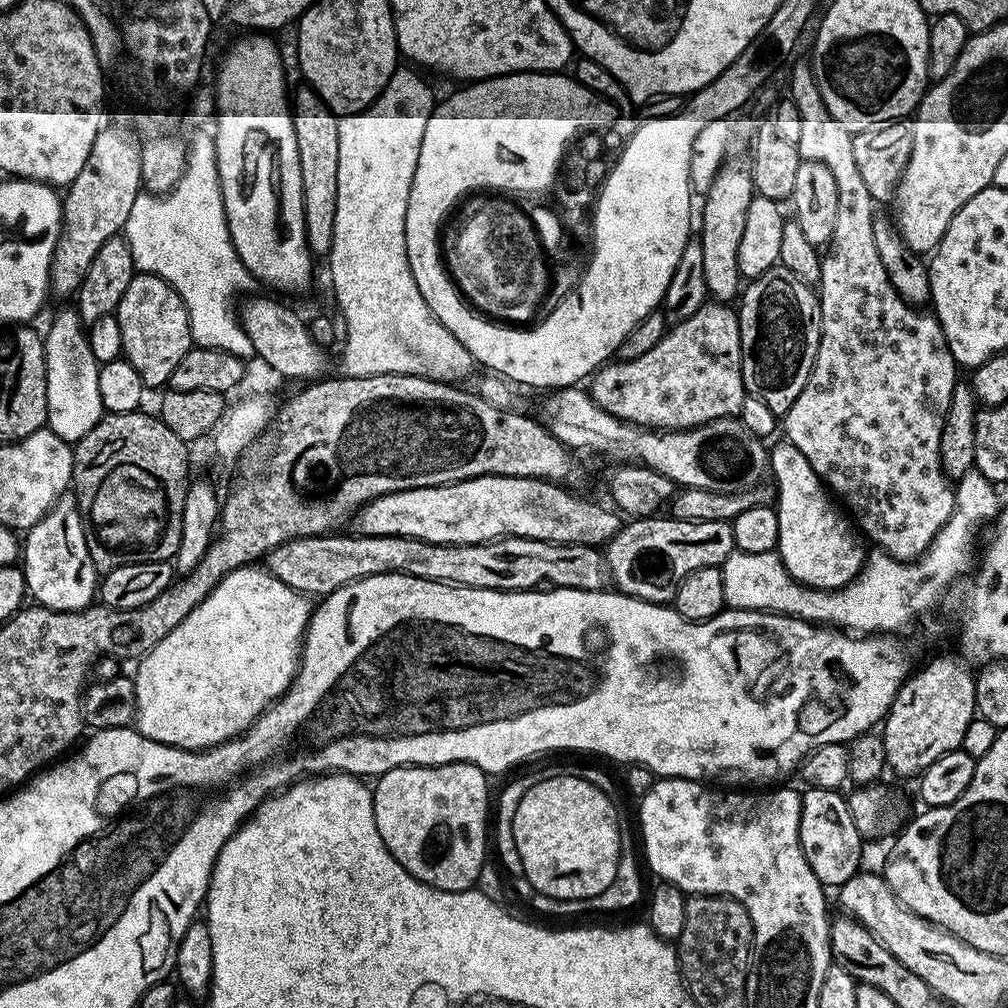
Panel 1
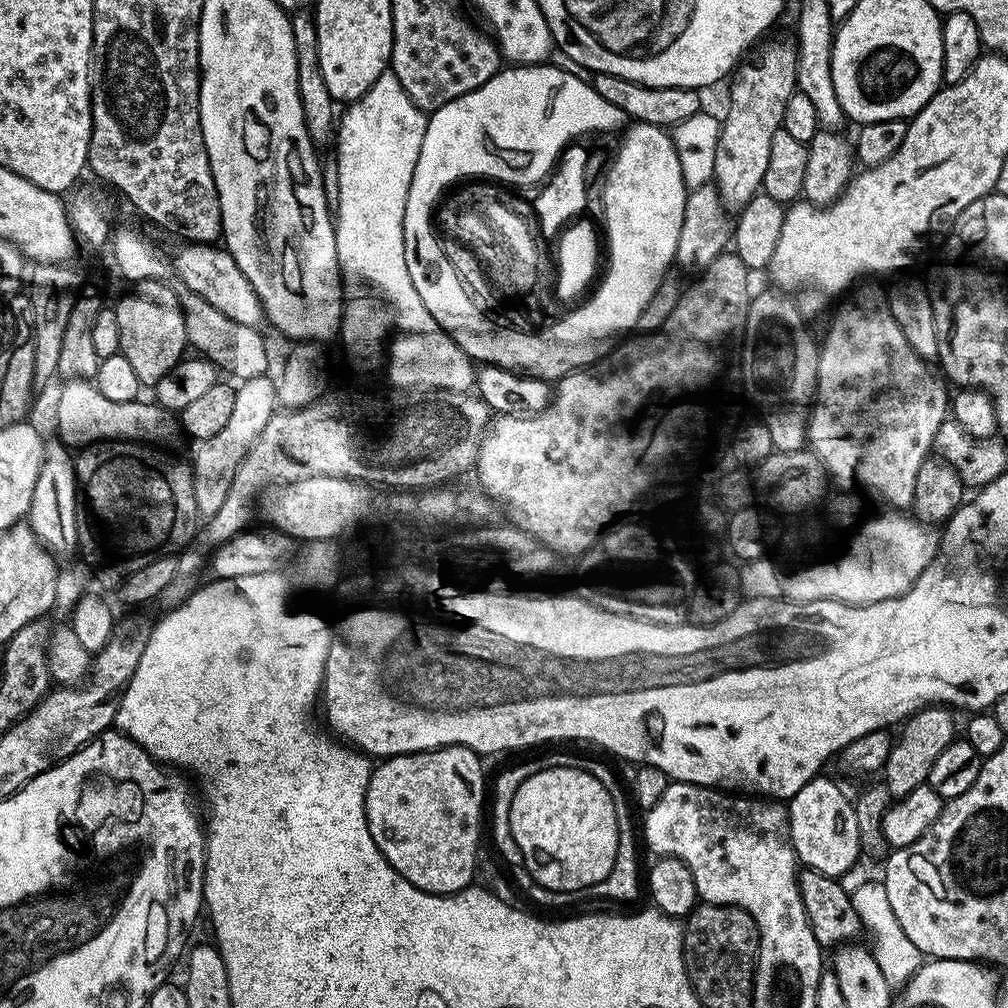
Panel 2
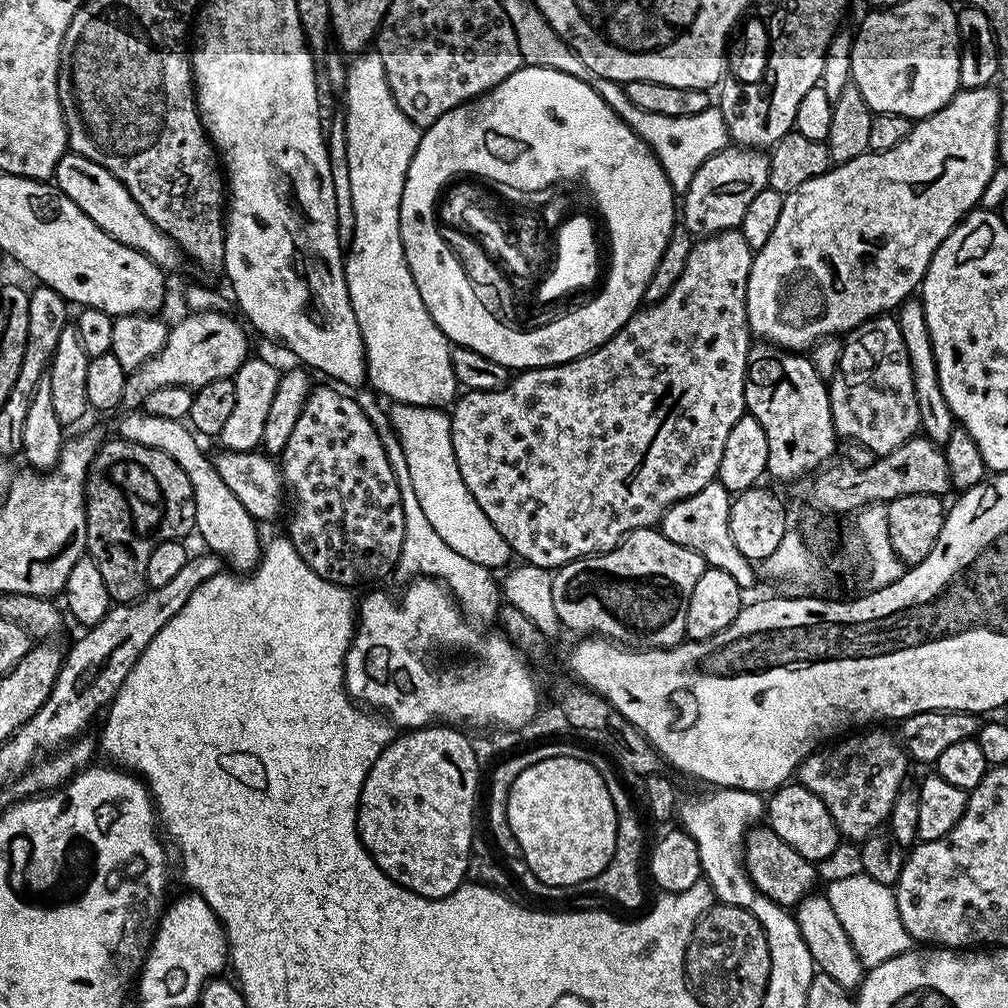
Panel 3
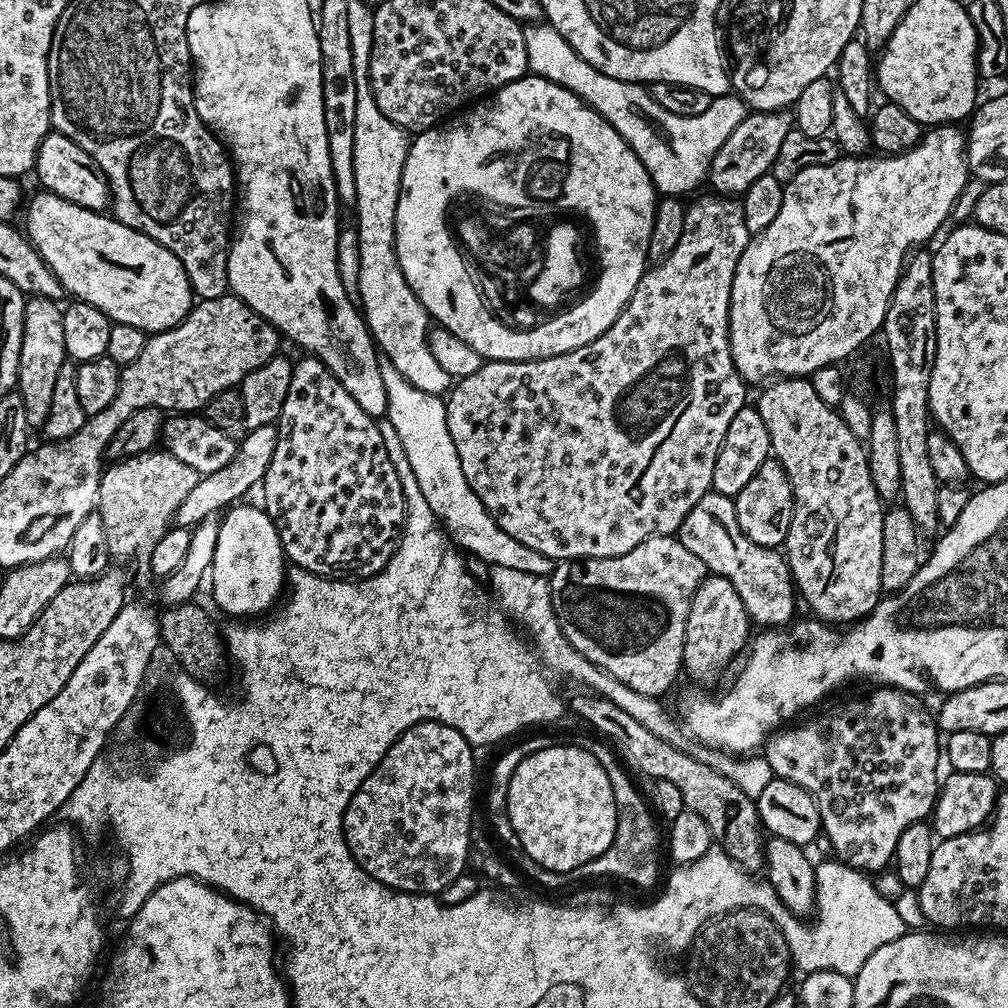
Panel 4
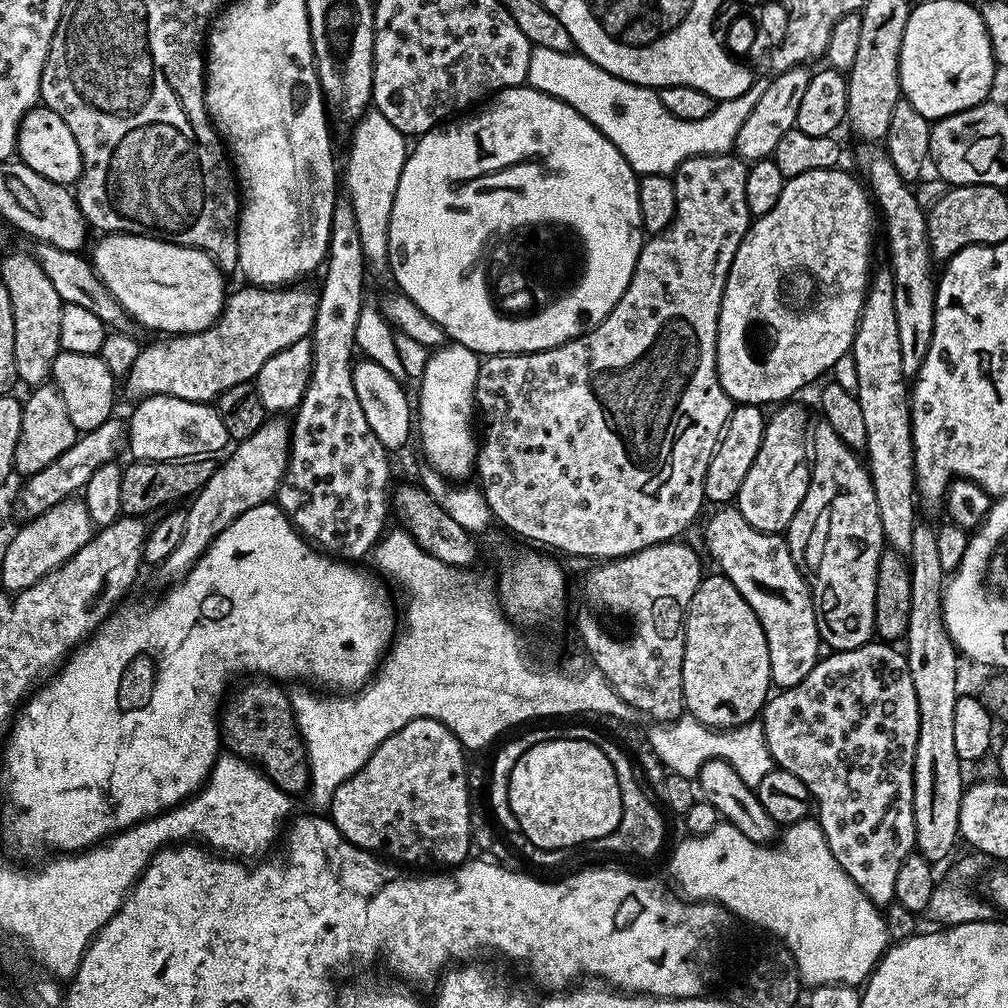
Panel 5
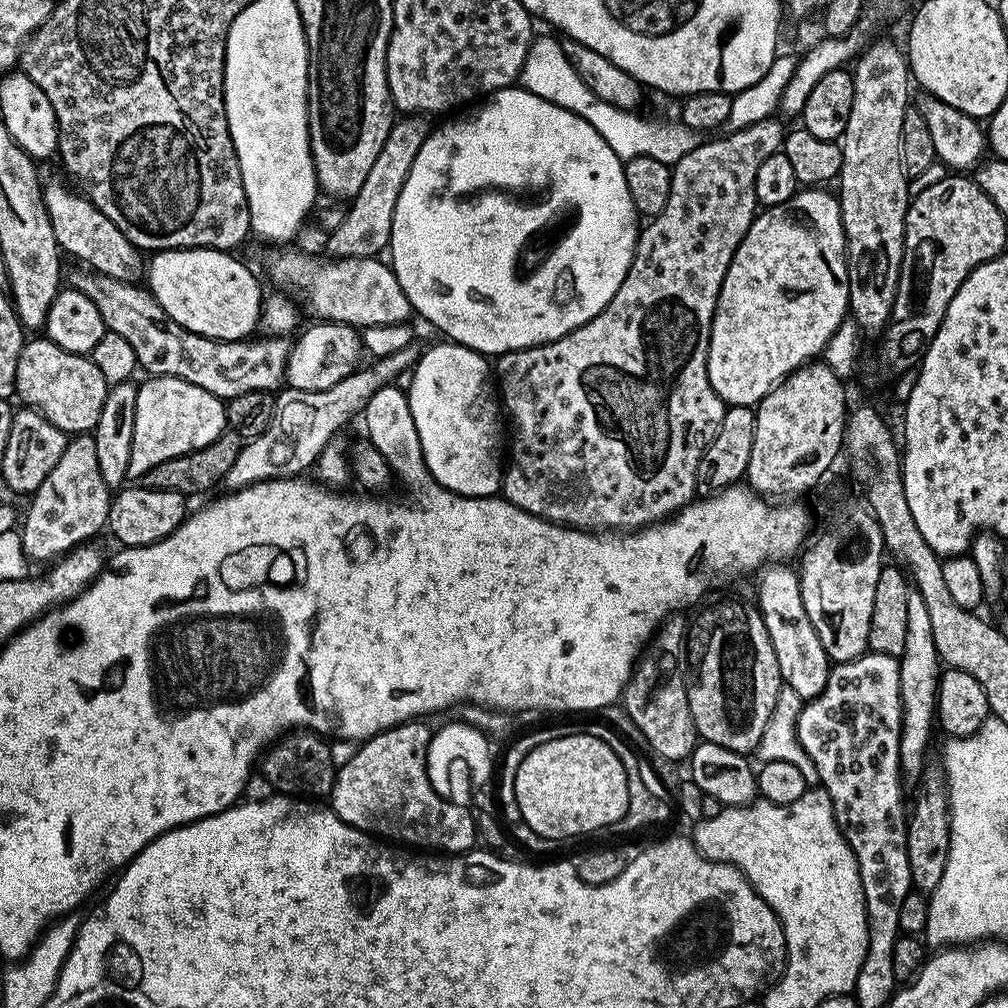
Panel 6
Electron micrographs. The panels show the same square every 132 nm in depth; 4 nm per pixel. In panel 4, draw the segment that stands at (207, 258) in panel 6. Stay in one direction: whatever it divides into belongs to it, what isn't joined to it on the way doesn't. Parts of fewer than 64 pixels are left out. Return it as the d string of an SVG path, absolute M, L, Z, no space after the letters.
M47 190L37 193L28 204L22 228L38 254L50 266L58 282L62 282L69 297L87 300L98 306L98 310L102 310L102 314L106 314L115 323L138 326L146 334L165 332L188 317L188 311L194 303L194 293L182 262L178 262L176 255L166 250L166 246L103 211L91 212L88 208L63 200L61 196Z

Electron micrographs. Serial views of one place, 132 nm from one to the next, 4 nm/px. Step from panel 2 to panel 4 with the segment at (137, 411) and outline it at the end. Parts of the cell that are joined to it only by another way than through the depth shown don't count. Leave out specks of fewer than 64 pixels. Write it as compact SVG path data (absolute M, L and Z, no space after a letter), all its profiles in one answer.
M240 502L223 513L210 584L211 580L217 606L232 618L259 617L259 612L267 613L281 599L286 588L286 557L272 519L263 507L251 508L248 502Z

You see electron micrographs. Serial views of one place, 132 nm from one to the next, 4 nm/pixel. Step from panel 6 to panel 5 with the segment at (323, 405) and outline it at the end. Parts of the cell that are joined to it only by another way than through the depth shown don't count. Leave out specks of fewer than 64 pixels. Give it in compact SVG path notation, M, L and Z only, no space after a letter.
M272 418L250 438L239 441L223 457L224 464L222 460L210 479L200 487L200 491L191 497L189 504L192 505L187 505L186 508L186 534L182 534L182 542L178 542L174 554L170 554L158 565L162 579L175 582L184 577L196 565L196 559L208 551L214 538L222 534L226 526L230 526L230 522L246 514L246 510L259 504L267 504L275 497L284 471L288 468L289 443L289 421L284 418Z

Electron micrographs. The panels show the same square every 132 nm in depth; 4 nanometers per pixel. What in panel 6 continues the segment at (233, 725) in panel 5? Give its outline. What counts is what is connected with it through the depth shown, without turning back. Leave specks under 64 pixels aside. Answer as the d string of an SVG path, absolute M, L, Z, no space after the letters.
M296 730L285 735L263 755L258 764L259 771L260 768L264 771L263 779L269 785L272 783L277 793L297 798L331 797L337 767L336 759L332 757L332 744L311 730Z

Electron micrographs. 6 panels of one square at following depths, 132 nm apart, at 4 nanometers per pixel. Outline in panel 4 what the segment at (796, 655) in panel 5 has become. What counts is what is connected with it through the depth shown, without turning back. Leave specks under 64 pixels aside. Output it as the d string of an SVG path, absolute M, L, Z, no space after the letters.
M709 491L686 514L678 538L690 554L702 558L705 569L713 576L724 576L738 590L738 598L748 611L749 621L765 629L780 628L793 623L798 593L792 583L788 561L775 548L758 546L740 532L736 501L733 497Z

